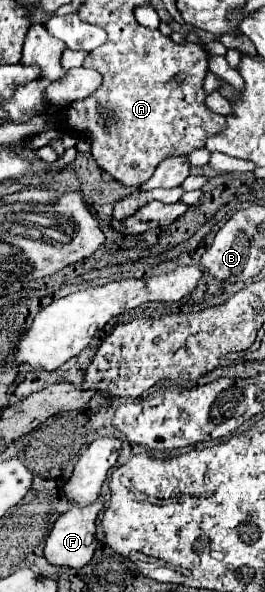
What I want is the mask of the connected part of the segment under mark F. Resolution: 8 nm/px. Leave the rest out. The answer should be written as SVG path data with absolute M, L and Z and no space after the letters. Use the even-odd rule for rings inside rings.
M95 501L95 503L87 505L87 507L77 507L77 505L73 505L67 513L63 513L63 515L55 521L55 525L53 525L53 529L51 529L51 533L49 533L47 541L45 541L43 557L45 557L51 565L57 565L57 567L71 567L71 569L81 569L81 567L85 567L85 565L93 559L93 553L95 553L95 545L97 545L97 543L95 543L97 515L99 515L101 509L103 509L101 501Z

